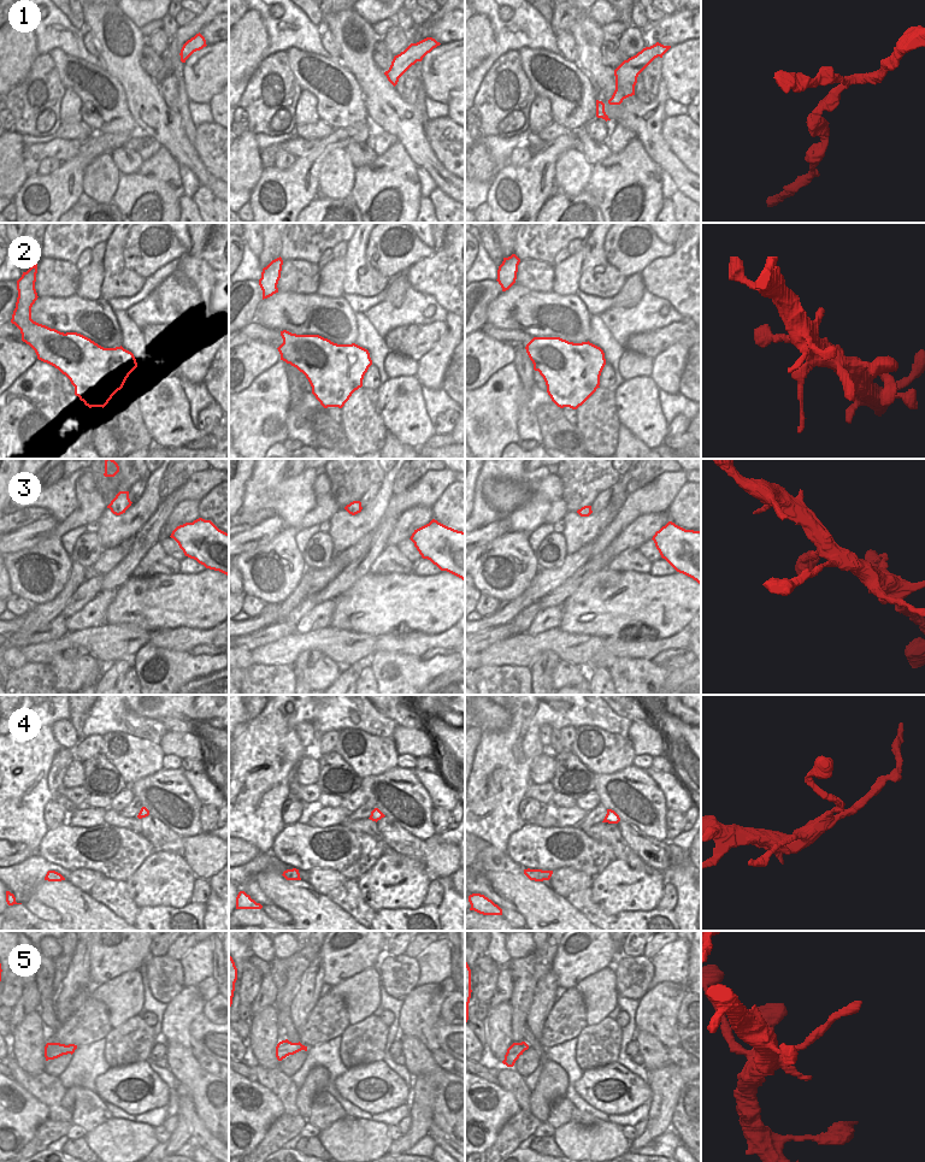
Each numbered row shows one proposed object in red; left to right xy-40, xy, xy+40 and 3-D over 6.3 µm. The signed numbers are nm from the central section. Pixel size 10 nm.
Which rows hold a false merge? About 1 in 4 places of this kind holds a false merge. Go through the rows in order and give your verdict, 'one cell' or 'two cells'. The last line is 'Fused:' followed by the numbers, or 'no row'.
1: one cell
2: one cell
3: one cell
4: one cell
5: two cells
Fused: 5

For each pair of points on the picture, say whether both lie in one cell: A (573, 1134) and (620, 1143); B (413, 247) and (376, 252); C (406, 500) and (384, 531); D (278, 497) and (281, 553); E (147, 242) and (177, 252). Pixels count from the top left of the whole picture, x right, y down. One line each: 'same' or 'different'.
A: same
B: same
C: different
D: different
E: same

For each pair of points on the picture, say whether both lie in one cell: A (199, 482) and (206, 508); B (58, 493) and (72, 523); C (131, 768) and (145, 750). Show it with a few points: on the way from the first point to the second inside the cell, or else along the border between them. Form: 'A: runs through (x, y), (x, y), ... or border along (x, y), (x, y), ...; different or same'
A: border along (216, 485), (199, 501); different
B: border along (76, 487), (76, 507), (59, 524); different
C: runs through (133, 764), (140, 755); same

